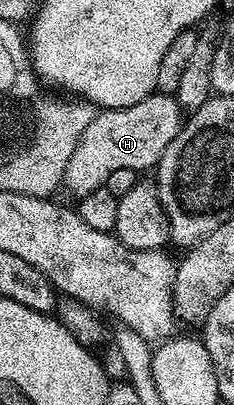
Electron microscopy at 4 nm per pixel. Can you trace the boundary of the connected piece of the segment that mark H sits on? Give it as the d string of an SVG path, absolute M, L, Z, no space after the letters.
M153 91L149 97L142 99L142 103L134 103L134 107L100 109L96 117L90 119L90 127L82 131L82 139L78 139L78 147L74 147L70 163L66 163L63 188L68 188L73 198L79 199L90 195L90 191L105 188L110 175L114 175L114 171L122 171L122 167L151 170L160 164L161 155L166 147L170 147L185 120L176 97L159 91Z

